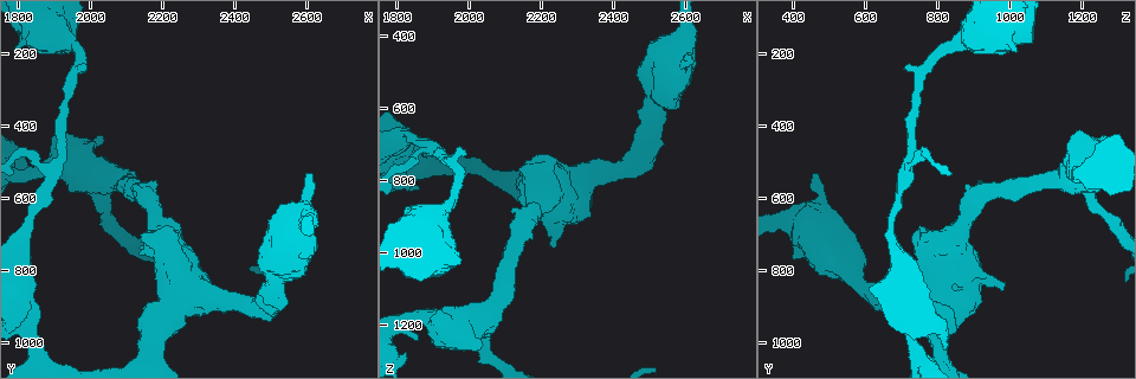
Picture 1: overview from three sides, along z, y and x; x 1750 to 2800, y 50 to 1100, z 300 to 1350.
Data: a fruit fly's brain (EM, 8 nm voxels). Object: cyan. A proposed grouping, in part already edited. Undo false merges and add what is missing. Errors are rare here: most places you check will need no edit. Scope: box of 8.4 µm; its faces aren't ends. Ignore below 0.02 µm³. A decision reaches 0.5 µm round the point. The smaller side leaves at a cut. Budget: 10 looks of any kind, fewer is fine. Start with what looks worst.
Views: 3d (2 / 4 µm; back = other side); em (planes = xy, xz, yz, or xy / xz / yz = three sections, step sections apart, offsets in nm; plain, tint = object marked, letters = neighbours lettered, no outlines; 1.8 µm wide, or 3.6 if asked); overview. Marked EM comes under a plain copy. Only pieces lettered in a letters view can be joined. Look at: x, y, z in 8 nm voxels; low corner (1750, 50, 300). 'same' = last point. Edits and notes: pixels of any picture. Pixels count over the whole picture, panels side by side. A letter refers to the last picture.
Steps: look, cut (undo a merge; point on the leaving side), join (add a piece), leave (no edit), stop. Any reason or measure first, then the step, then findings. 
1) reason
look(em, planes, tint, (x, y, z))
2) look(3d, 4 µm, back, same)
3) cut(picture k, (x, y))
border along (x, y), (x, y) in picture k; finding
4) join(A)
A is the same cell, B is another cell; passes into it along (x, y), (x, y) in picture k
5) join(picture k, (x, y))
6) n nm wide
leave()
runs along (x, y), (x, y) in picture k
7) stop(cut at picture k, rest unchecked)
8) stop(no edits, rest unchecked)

look(3d, 4 µm, back, (1860, 1010, 830))

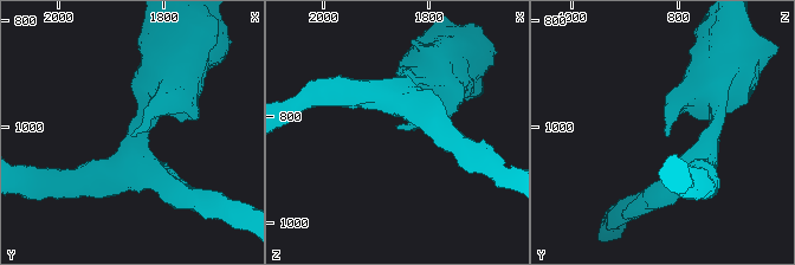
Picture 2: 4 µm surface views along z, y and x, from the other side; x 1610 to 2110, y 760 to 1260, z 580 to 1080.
look(em, xy, step 4, letters, (1860, 1015, 825))

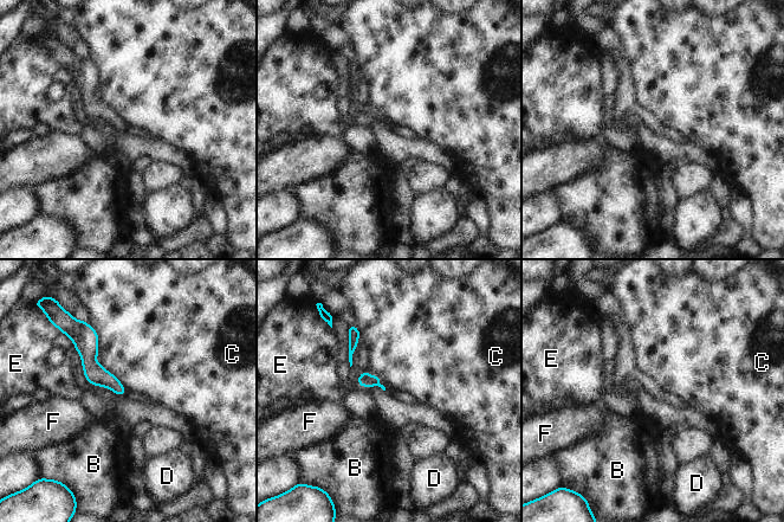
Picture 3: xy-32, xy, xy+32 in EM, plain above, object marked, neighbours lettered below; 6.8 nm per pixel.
look(em, planes, letters, same)

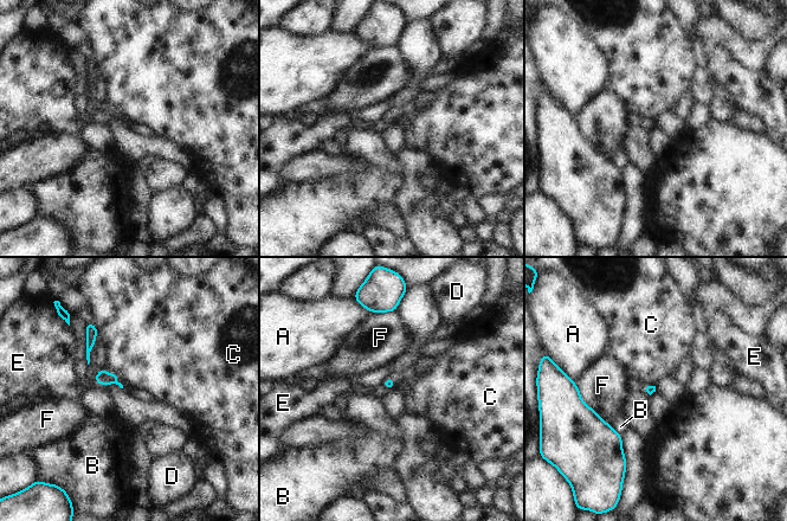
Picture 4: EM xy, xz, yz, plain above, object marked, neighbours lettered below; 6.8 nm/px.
F touches over 240 nm
leave()
A, B, C, D, E and F are other cells; none of them fits

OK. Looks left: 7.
look(3d, 2 µm, (1895, 535, 715))

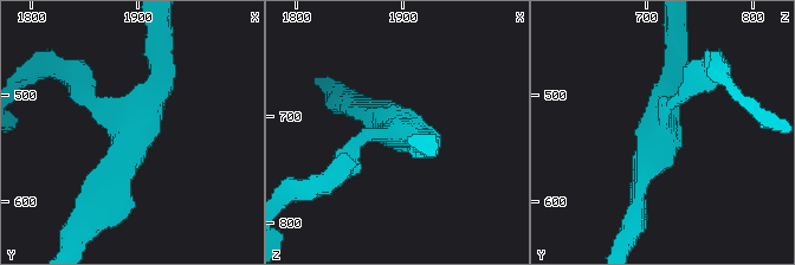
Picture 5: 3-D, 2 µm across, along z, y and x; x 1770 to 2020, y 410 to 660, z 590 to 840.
3 arms; arms of 190, 190, 190 nm; shape alone is not enough
look(em, xy, step 8, tint, (1896, 532, 714))

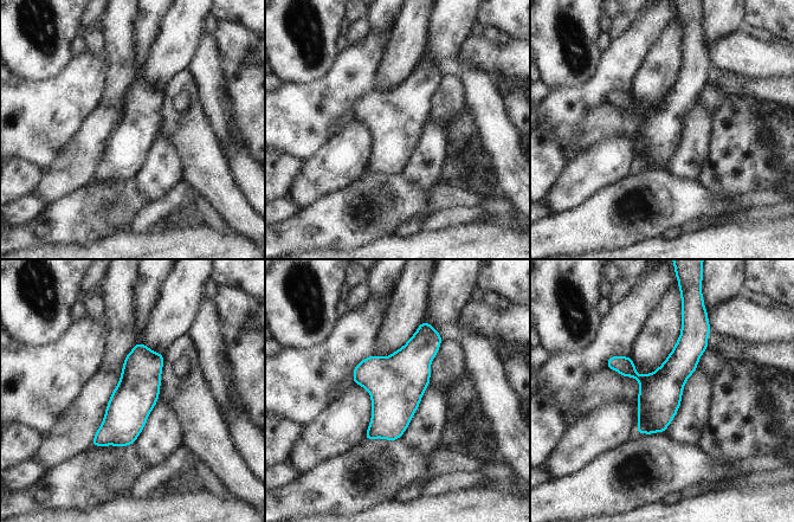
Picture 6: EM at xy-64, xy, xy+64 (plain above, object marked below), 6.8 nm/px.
look(em, planes, letters, same)

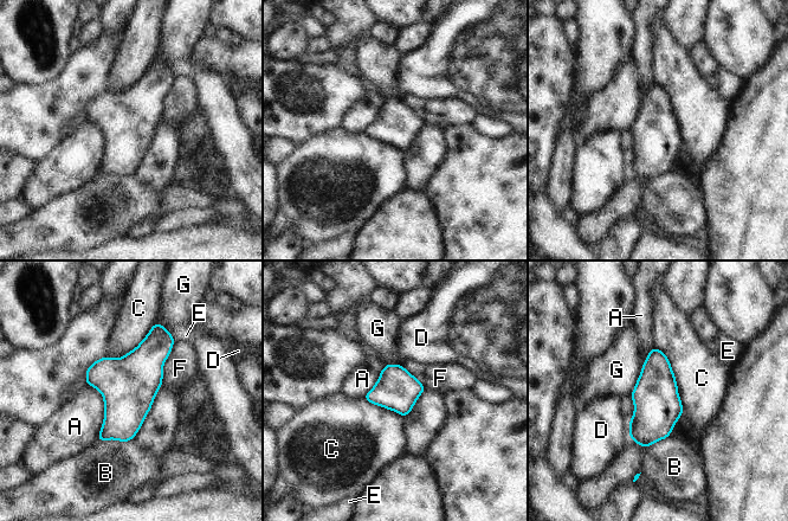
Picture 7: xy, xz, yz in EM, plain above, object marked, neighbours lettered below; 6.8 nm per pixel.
leave()
A, B, C, D, E, F and G are other cells; border along (654, 345), (667, 358), (683, 413) in picture 7; one neuron here

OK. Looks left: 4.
free end
look(3d, 4 µm, (2605, 540, 470))

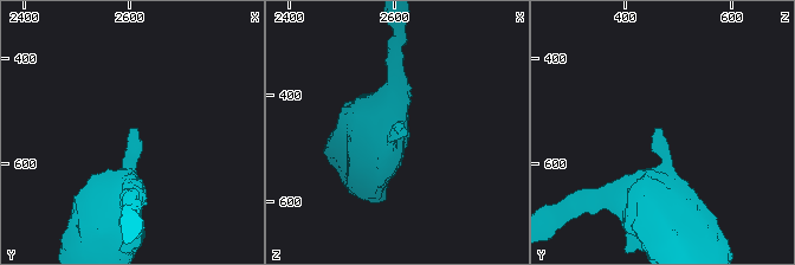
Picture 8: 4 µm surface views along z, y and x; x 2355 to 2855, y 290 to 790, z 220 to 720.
need the tissue
look(em, planes, letters, (2605, 535, 470))

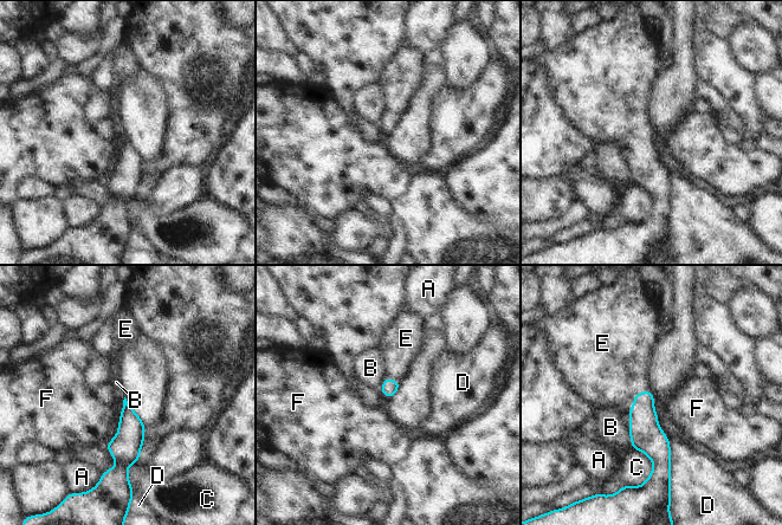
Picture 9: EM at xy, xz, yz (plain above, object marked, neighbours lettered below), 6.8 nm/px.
E touches over 300 nm
join(E)
E is the same cell, A, B, C, D and F are other cells; it goes on there

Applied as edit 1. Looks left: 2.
stop(join at picture 9, rest unchecked)

